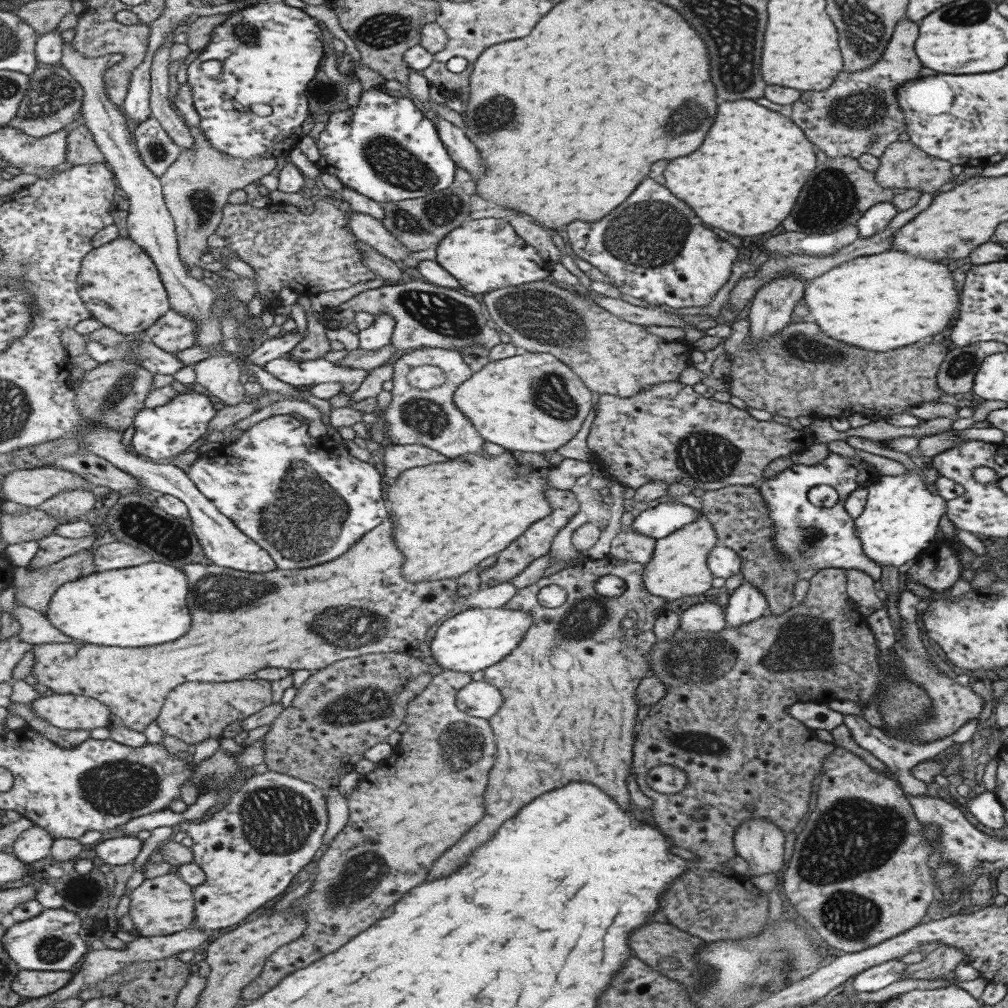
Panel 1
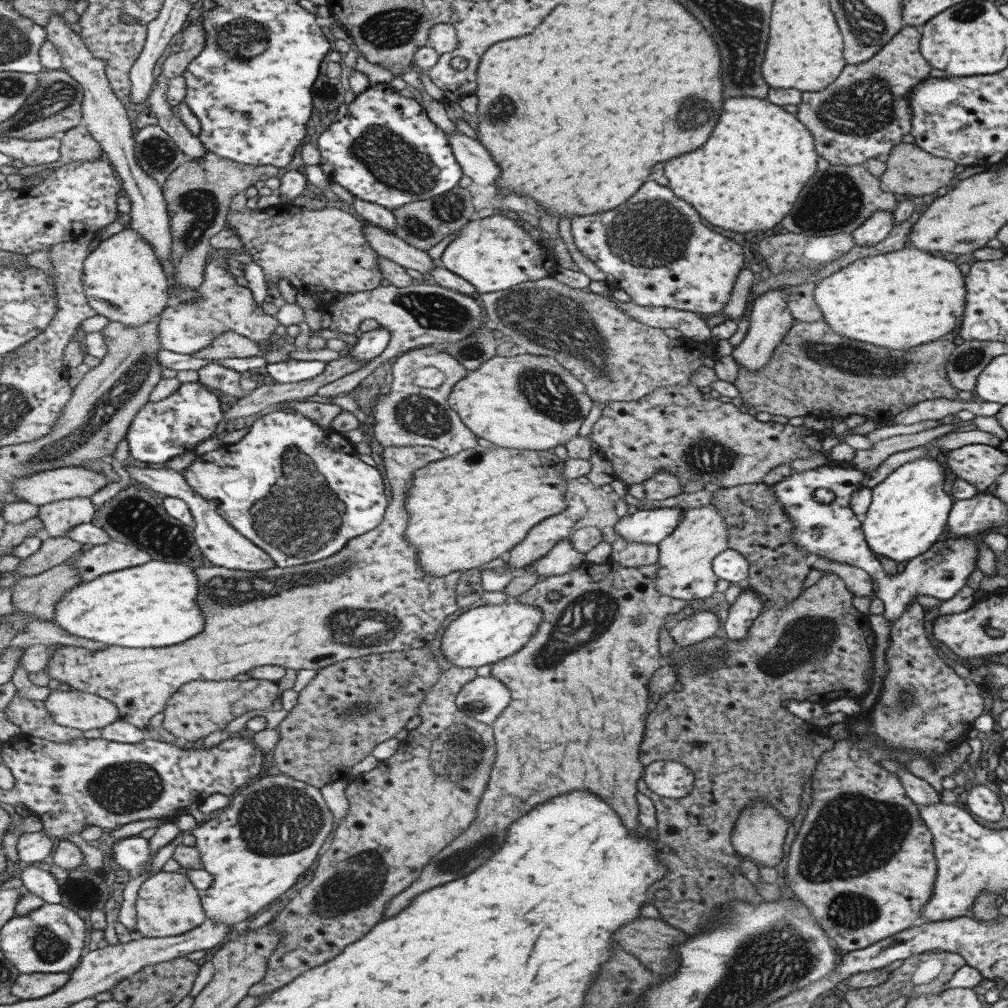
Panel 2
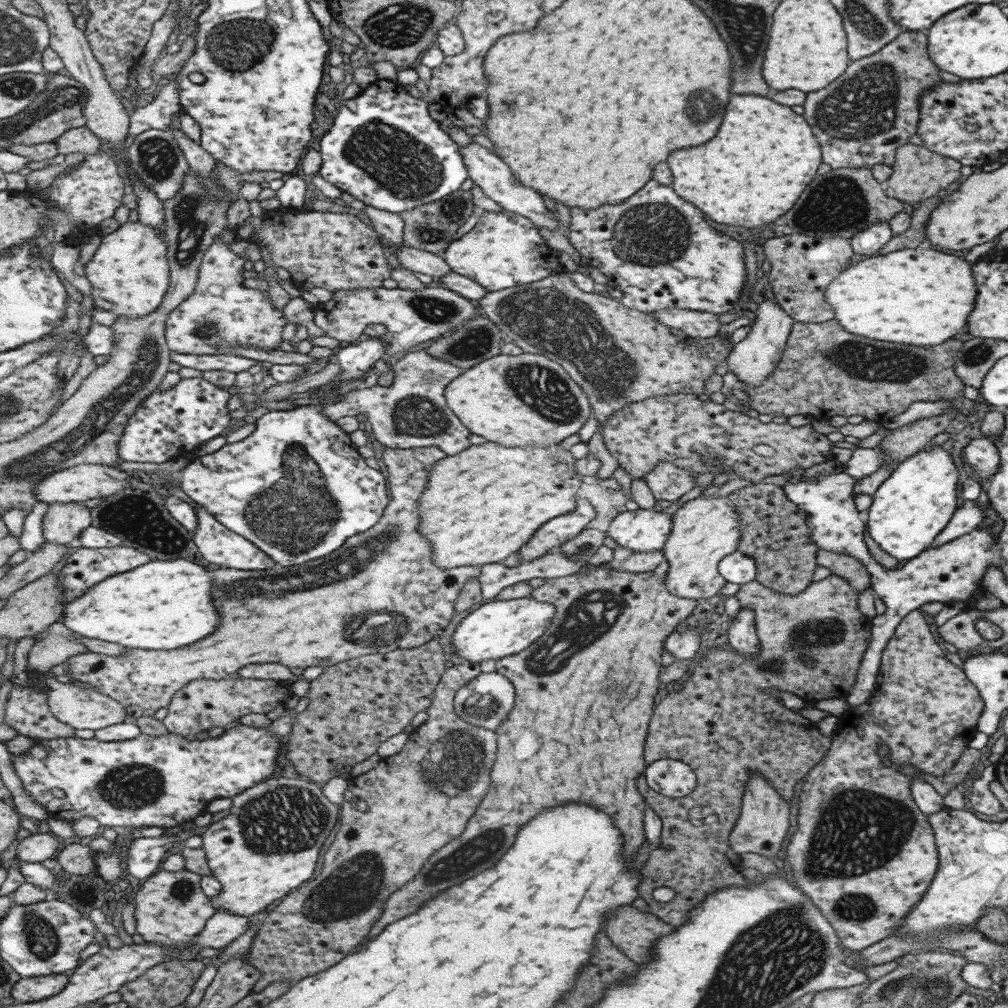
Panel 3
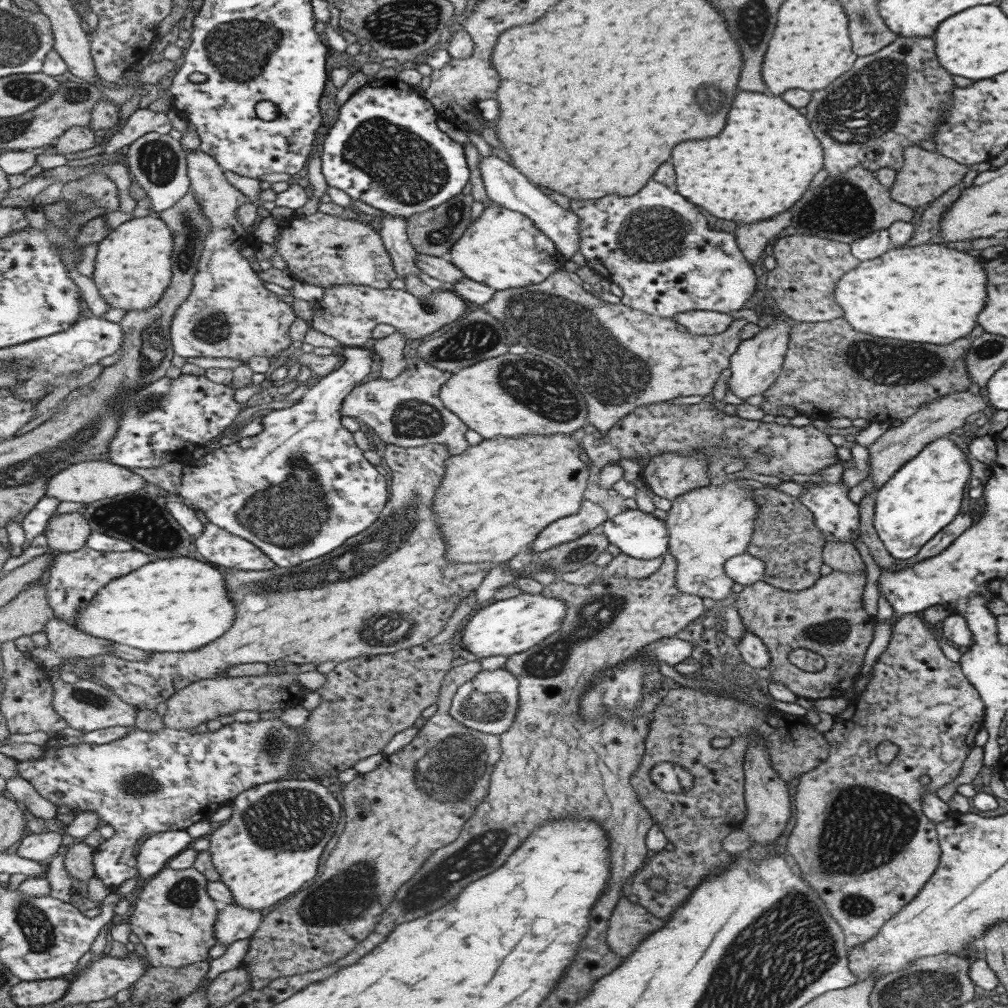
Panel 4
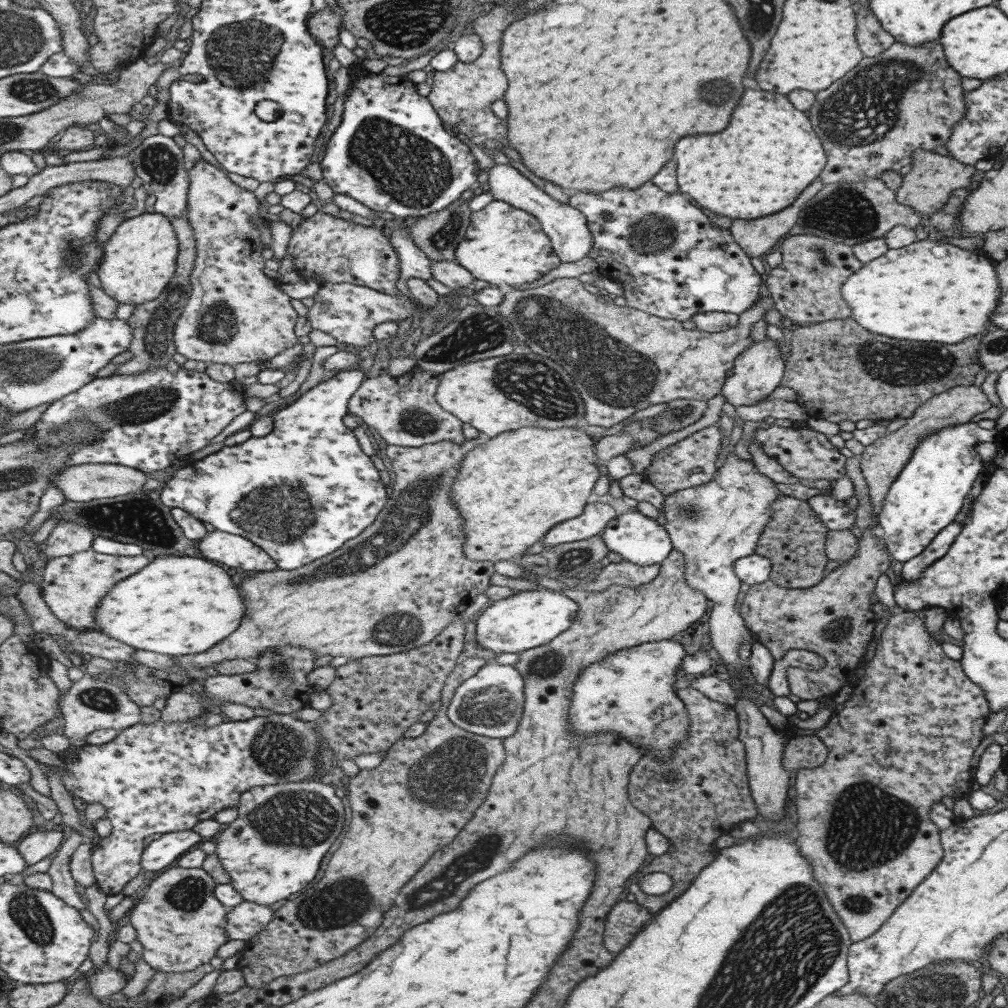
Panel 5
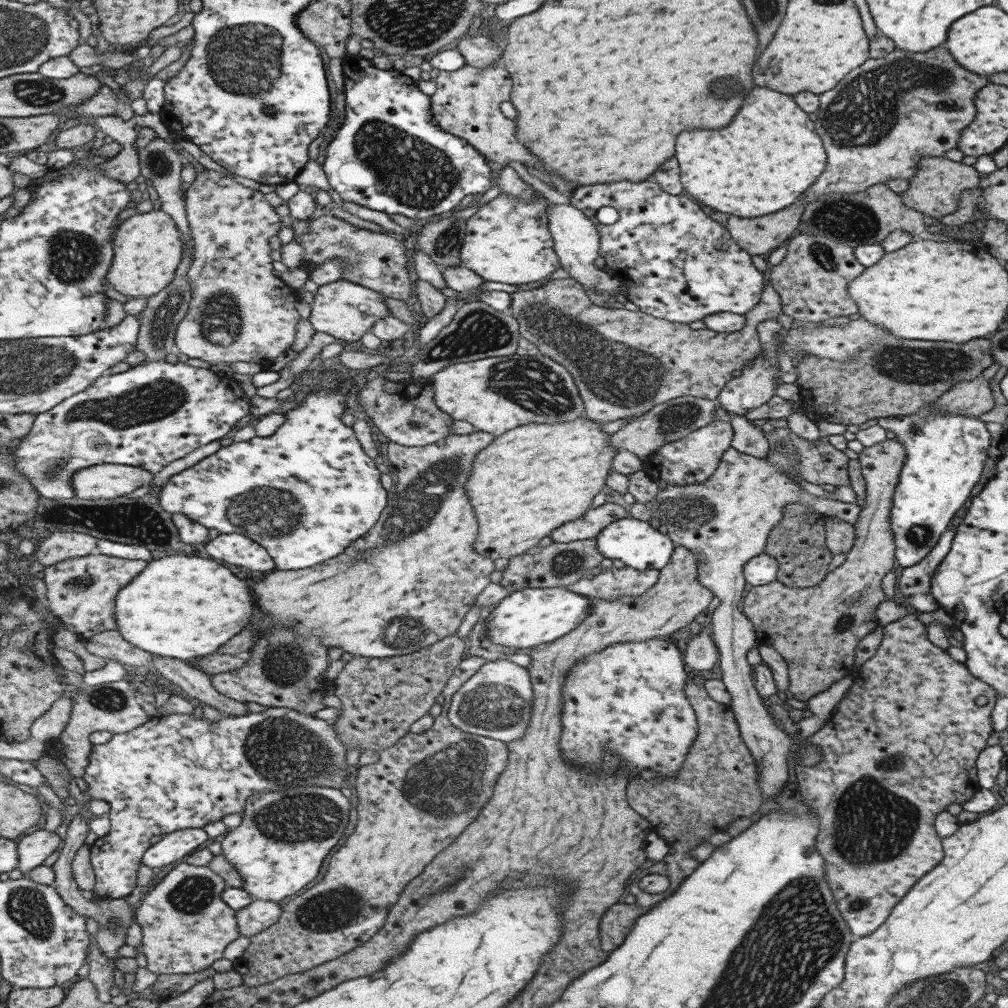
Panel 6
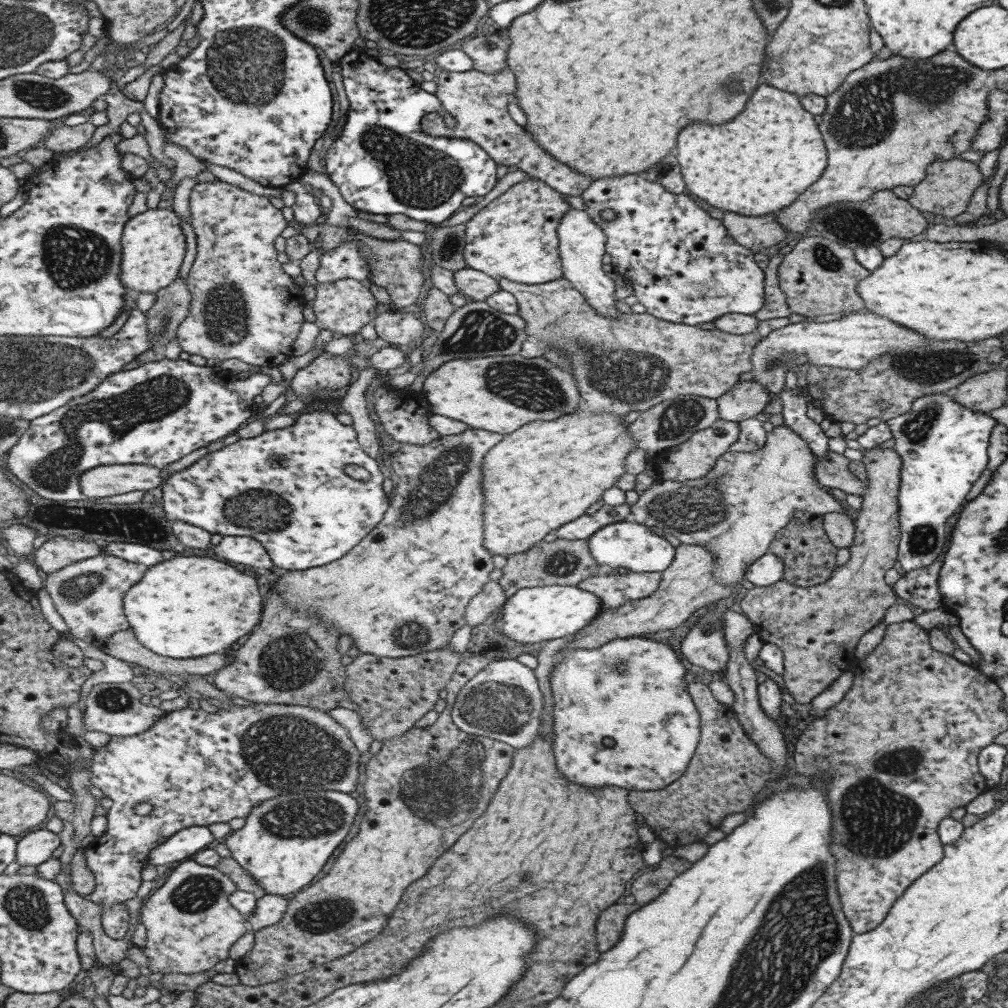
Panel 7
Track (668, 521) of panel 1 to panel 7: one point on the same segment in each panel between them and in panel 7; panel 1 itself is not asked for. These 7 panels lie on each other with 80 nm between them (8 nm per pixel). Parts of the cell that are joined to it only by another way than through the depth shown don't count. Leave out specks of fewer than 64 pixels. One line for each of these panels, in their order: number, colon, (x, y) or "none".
2: (647, 525)
3: (643, 530)
4: (641, 535)
5: (635, 538)
6: (639, 546)
7: (628, 545)

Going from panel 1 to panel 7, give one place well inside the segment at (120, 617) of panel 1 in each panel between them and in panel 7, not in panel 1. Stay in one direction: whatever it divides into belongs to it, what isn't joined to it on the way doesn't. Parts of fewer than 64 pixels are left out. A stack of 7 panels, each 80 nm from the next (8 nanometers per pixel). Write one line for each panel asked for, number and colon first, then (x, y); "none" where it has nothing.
2: (154, 605)
3: (163, 605)
4: (177, 605)
5: (179, 605)
6: (184, 606)
7: (187, 607)

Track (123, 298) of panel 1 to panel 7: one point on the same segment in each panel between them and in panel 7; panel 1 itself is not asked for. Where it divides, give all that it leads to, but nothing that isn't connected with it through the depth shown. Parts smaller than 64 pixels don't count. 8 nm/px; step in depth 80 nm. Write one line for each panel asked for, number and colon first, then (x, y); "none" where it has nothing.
2: (124, 279)
3: (129, 273)
4: (134, 266)
5: (141, 257)
6: (149, 247)
7: (155, 244)

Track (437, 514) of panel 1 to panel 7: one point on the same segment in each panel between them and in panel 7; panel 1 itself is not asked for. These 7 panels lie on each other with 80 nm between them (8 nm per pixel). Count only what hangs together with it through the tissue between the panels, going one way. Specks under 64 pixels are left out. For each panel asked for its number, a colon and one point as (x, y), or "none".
2: (465, 510)
3: (480, 505)
4: (494, 497)
5: (509, 490)
6: (526, 482)
7: (544, 474)

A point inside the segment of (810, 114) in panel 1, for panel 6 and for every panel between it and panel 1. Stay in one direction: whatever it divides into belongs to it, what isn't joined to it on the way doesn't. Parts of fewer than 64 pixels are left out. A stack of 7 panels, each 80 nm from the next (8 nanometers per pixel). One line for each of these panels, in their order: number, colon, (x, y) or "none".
2: (865, 112)
3: (860, 119)
4: (892, 99)
5: (907, 98)
6: (875, 125)

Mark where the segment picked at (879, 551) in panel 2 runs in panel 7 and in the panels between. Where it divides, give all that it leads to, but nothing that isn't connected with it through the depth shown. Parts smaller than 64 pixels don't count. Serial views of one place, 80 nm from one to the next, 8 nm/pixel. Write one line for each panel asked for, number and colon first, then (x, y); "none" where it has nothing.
3: (911, 506)
4: (924, 494)
5: (927, 493)
6: (944, 454)
7: (941, 444)

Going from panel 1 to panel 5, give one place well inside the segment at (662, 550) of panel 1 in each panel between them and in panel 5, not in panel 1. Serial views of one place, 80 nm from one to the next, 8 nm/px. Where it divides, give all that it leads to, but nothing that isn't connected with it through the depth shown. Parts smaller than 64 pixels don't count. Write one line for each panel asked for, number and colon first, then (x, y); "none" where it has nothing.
2: (684, 572)
3: (703, 531)
4: (706, 526)
5: (712, 525)

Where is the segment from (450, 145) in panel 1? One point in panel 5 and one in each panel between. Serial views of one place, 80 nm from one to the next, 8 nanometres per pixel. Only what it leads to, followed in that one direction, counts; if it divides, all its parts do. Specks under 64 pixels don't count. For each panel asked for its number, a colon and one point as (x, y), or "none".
2: (475, 163)
3: (491, 175)
4: (505, 186)
5: (566, 228)

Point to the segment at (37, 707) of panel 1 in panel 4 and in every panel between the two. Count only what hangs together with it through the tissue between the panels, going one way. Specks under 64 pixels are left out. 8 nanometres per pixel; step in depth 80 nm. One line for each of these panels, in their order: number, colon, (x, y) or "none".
2: (82, 710)
3: (79, 705)
4: (86, 705)

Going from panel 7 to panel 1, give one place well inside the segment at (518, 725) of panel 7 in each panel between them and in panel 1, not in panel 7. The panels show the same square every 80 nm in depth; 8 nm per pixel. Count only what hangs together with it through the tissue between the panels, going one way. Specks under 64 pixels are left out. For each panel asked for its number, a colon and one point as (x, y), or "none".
1: (478, 699)
2: (482, 699)
3: (484, 701)
4: (487, 703)
5: (490, 703)
6: (495, 703)

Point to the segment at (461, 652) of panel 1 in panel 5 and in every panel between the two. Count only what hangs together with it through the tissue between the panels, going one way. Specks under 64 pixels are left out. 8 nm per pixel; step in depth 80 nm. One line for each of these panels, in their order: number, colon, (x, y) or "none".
2: (484, 635)
3: (498, 629)
4: (506, 627)
5: (526, 619)

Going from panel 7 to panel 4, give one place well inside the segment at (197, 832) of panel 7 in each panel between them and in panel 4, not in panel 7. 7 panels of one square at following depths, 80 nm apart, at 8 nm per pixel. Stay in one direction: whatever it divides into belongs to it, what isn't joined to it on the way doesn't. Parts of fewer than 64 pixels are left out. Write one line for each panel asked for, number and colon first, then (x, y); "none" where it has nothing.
4: (157, 850)
5: (162, 851)
6: (177, 845)

